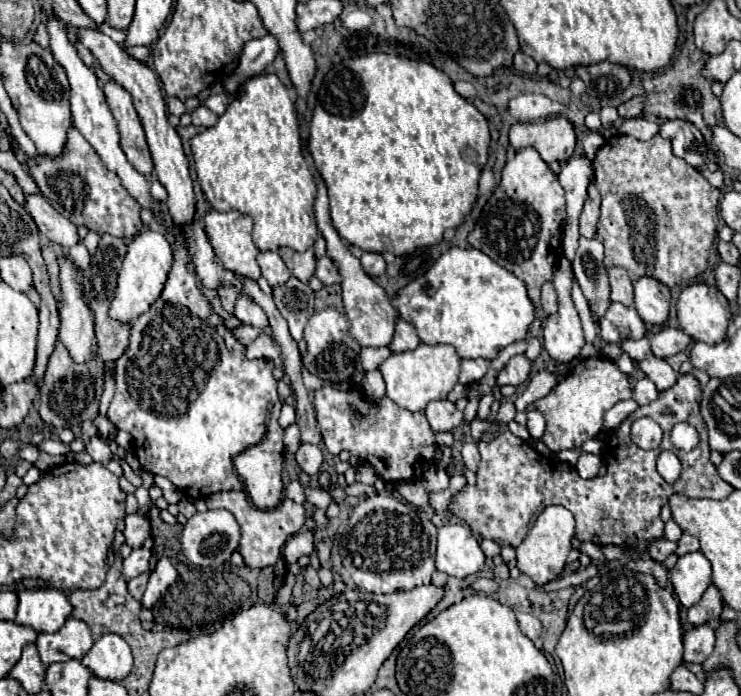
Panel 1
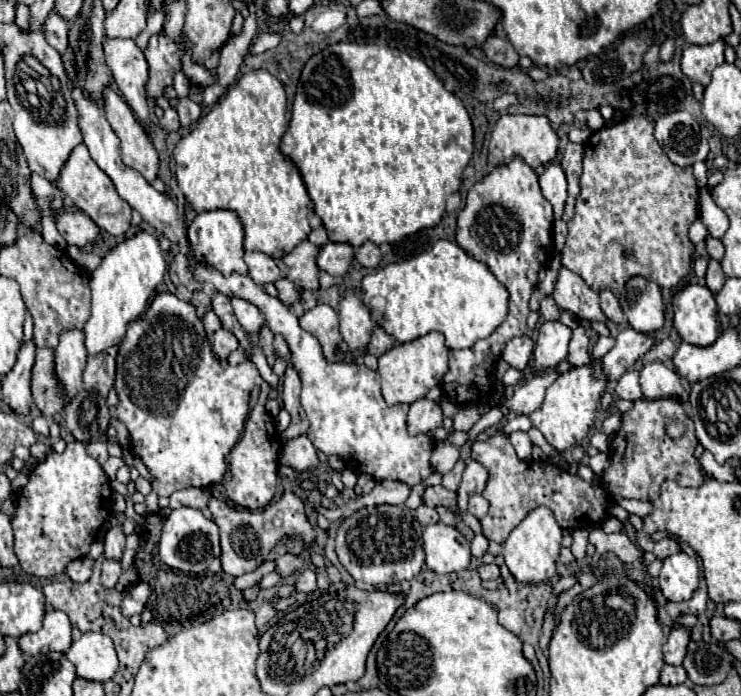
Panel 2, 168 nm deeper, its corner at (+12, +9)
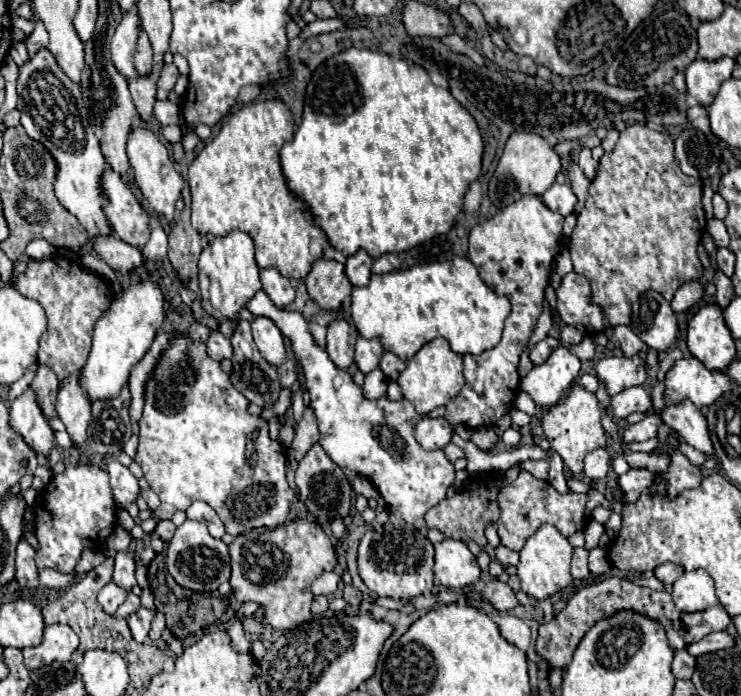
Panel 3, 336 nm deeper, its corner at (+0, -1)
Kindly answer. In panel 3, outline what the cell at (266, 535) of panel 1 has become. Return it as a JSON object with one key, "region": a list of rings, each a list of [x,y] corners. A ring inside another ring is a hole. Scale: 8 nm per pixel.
{"region":[[[312,519],[290,521],[280,531],[252,529],[234,537],[230,545],[232,593],[238,601],[254,601],[264,609],[264,621],[274,629],[286,631],[310,619],[310,585],[336,565],[336,551],[328,535]]]}

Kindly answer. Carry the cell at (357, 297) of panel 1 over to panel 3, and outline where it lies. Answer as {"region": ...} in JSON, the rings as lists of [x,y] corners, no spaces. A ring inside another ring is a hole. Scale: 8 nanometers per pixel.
{"region":[[[358,337],[358,341],[356,341],[356,367],[364,375],[368,375],[370,371],[374,371],[378,367],[382,353],[384,353],[384,349],[382,349],[380,341]]]}

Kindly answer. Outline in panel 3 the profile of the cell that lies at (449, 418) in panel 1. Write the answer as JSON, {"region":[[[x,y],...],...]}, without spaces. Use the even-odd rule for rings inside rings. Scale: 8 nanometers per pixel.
{"region":[[[424,417],[416,425],[416,441],[422,445],[422,449],[444,449],[450,443],[450,437],[452,427],[444,417]]]}

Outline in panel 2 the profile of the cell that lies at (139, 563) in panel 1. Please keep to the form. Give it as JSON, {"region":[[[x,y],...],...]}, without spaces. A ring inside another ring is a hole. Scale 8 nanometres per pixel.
{"region":[[[104,559],[104,563],[102,563],[102,585],[108,587],[108,589],[114,587],[116,581],[118,581],[118,577],[120,577],[120,573],[122,573],[120,561],[108,561],[108,559]]]}

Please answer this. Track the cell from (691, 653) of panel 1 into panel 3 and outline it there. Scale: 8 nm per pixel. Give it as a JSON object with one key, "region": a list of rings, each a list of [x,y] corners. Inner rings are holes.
{"region":[[[682,649],[682,651],[676,651],[674,655],[674,661],[672,661],[672,673],[676,679],[690,679],[692,673],[694,673],[694,657]]]}

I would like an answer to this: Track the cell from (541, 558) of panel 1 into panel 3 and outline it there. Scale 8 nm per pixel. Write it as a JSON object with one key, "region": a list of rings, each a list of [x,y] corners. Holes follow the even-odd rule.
{"region":[[[542,525],[524,545],[520,551],[520,563],[518,563],[518,577],[522,583],[522,591],[532,595],[534,599],[548,599],[554,593],[566,589],[572,583],[570,575],[570,559],[572,559],[572,545],[568,539],[554,527],[554,525]]]}

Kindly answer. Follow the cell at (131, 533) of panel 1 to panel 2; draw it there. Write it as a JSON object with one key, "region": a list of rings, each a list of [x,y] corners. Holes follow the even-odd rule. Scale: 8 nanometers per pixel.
{"region":[[[114,525],[104,537],[104,557],[122,559],[124,545],[126,545],[126,535],[122,531],[122,525]]]}

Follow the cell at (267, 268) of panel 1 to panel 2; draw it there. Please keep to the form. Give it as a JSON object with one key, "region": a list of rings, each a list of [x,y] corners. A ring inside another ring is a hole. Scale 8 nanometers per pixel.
{"region":[[[250,251],[244,255],[244,261],[248,265],[248,275],[254,279],[254,283],[258,285],[266,285],[266,283],[274,283],[276,279],[280,279],[280,269],[276,267],[274,259],[266,253],[258,253],[258,251]]]}

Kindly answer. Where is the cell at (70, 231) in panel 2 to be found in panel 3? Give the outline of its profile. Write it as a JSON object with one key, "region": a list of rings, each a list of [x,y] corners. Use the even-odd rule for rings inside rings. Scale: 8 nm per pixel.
{"region":[[[102,235],[92,239],[94,251],[114,269],[120,271],[122,275],[128,275],[130,271],[138,269],[144,265],[146,257],[142,255],[140,249],[124,243],[122,239],[116,239],[116,235]]]}

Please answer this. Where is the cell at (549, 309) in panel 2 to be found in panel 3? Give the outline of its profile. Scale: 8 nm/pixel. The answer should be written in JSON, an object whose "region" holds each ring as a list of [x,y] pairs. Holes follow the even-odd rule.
{"region":[[[562,327],[562,331],[560,331],[560,339],[564,341],[564,343],[568,343],[568,345],[580,345],[582,343],[582,339],[584,339],[584,335],[580,333],[580,331],[576,331],[574,327]]]}

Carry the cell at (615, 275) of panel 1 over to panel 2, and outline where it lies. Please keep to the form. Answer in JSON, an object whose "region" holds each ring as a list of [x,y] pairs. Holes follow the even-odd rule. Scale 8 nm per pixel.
{"region":[[[600,289],[600,301],[602,301],[602,311],[606,317],[614,323],[624,323],[624,313],[618,303],[618,297],[610,289]]]}

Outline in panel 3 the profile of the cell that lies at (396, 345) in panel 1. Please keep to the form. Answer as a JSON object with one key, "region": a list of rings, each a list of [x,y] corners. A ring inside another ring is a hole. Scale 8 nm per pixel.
{"region":[[[390,351],[384,353],[384,357],[382,357],[382,361],[380,361],[380,371],[386,375],[386,379],[396,381],[398,375],[400,375],[404,369],[406,369],[406,363],[404,363],[402,359],[398,359],[398,357],[396,357],[394,353],[390,353]]]}

